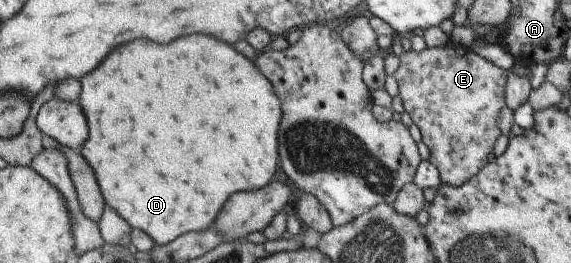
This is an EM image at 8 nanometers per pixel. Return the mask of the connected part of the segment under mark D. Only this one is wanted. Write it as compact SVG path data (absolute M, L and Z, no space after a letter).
M199 33L183 37L171 45L159 45L143 39L119 47L119 51L113 51L109 59L103 61L103 65L99 65L89 77L83 79L81 103L87 111L87 117L91 119L91 139L84 143L81 152L94 169L107 205L115 208L132 227L145 232L159 246L173 242L180 235L213 228L215 219L237 191L241 193L265 187L271 183L277 173L277 165L280 165L279 133L282 129L283 109L271 80L263 75L257 64L247 59L246 55L241 55L233 45L211 35Z

